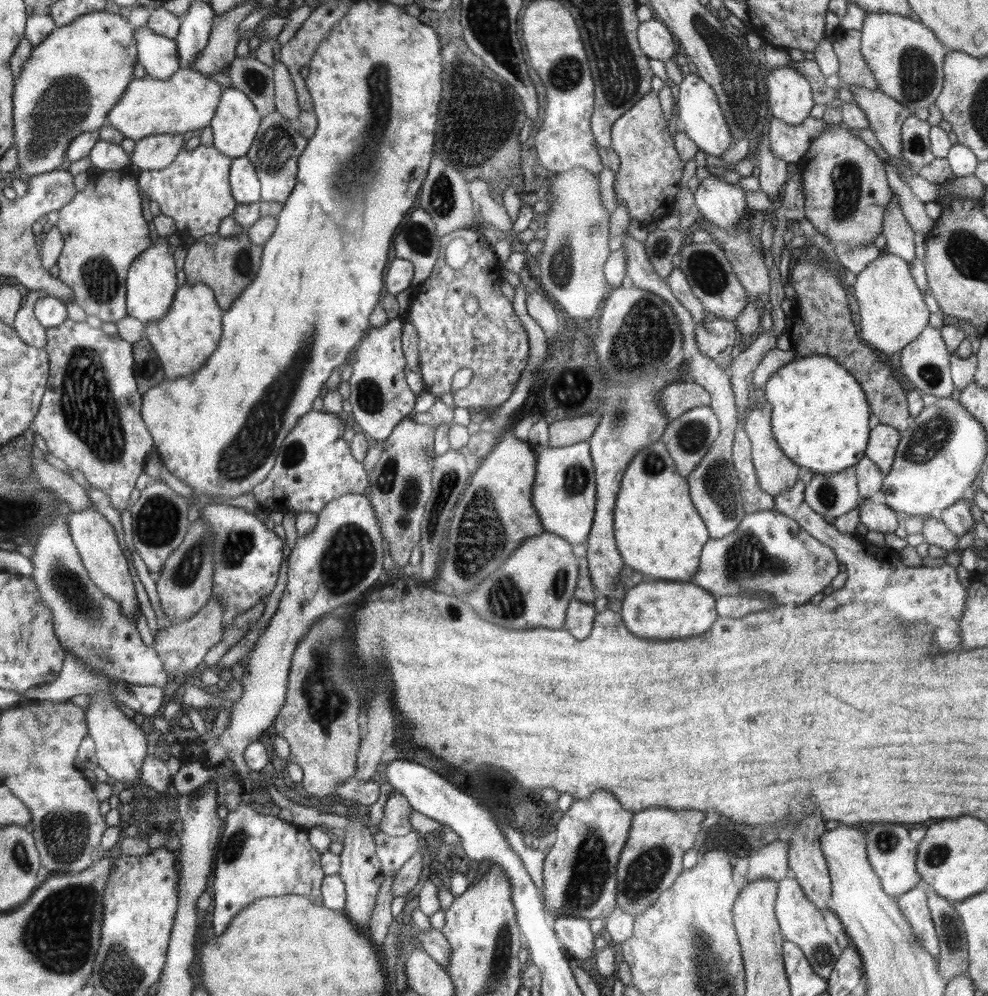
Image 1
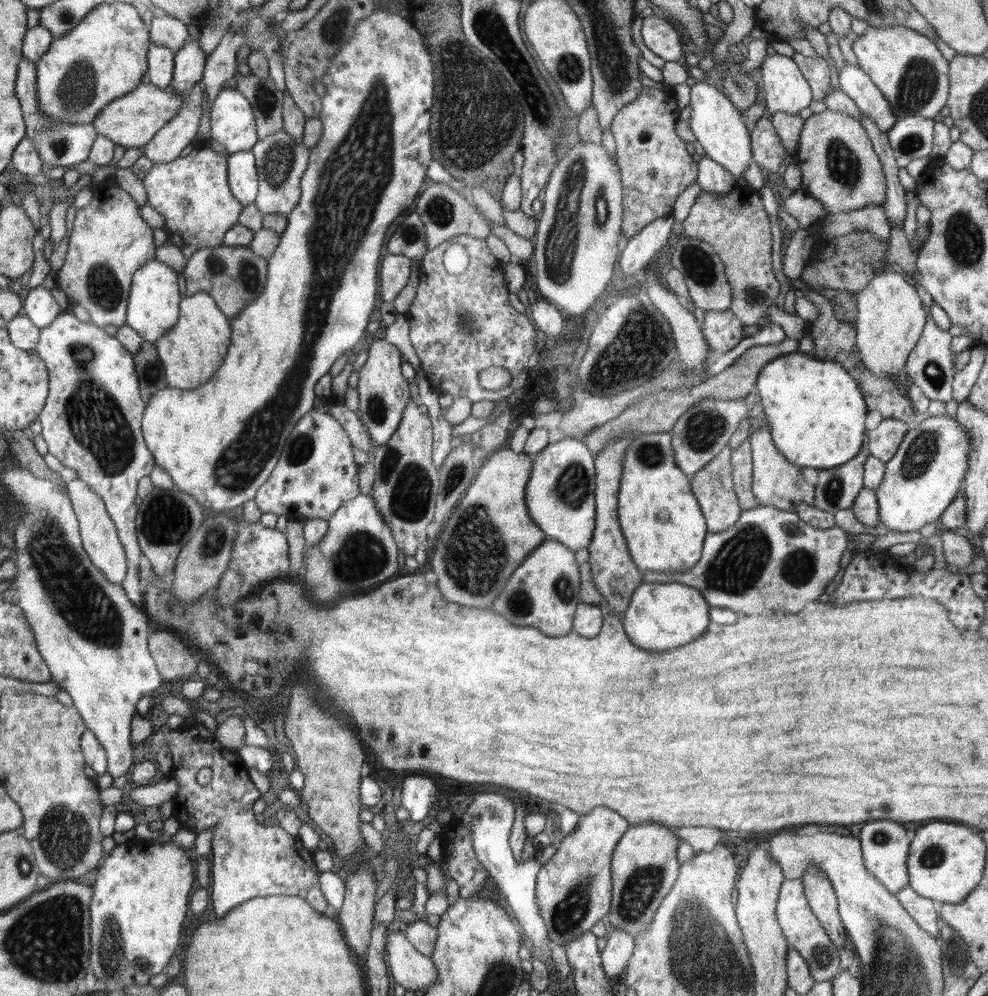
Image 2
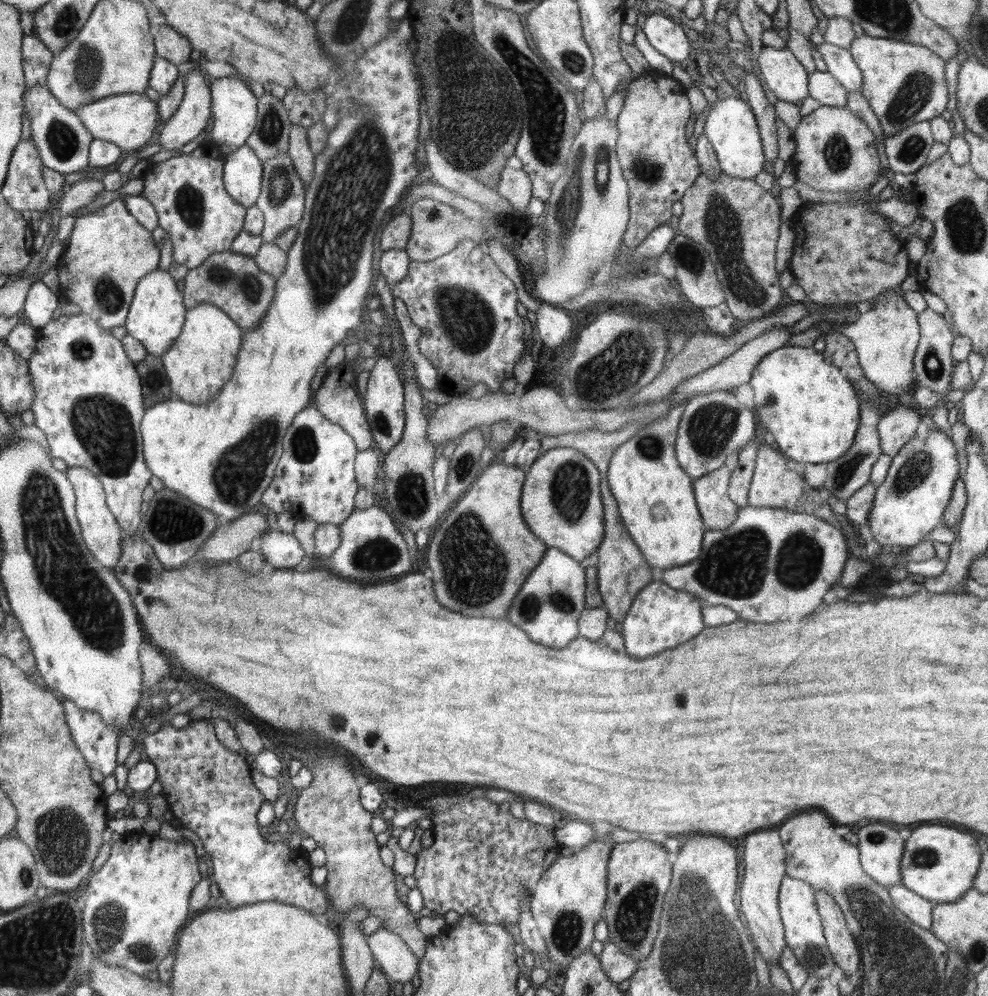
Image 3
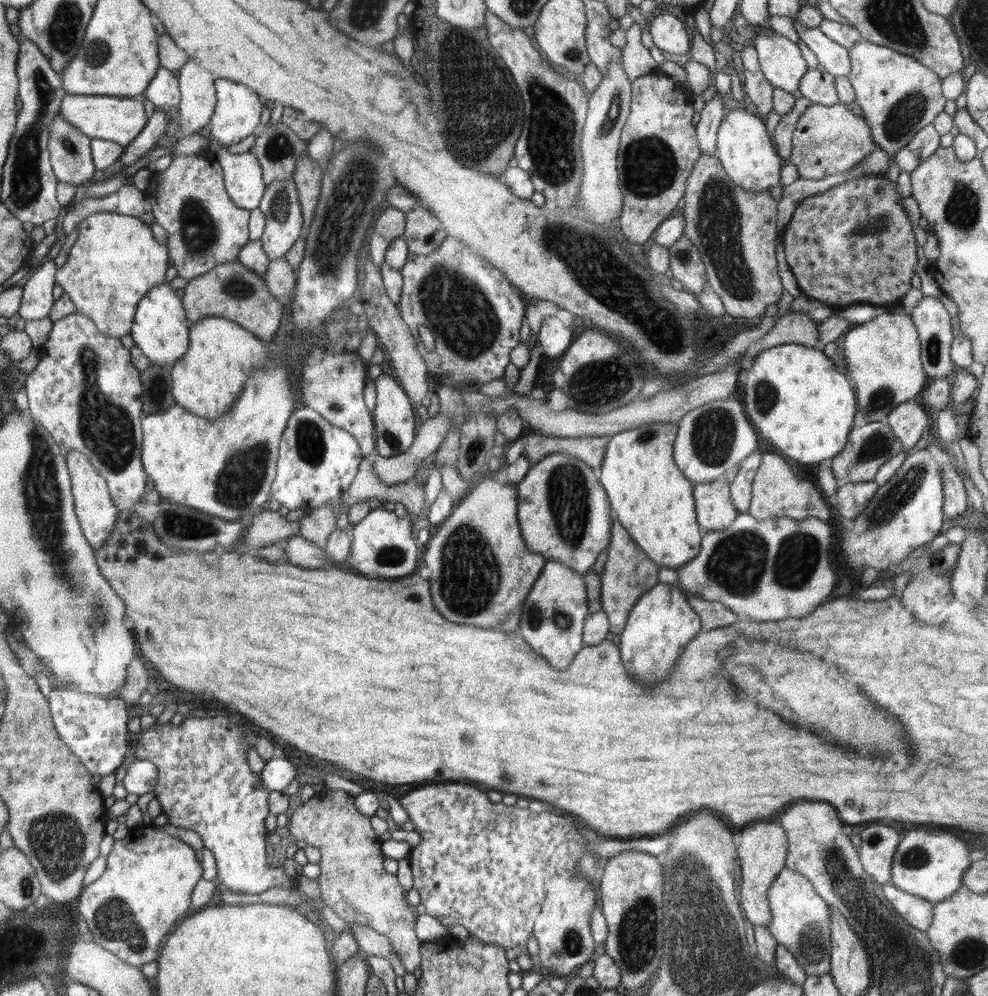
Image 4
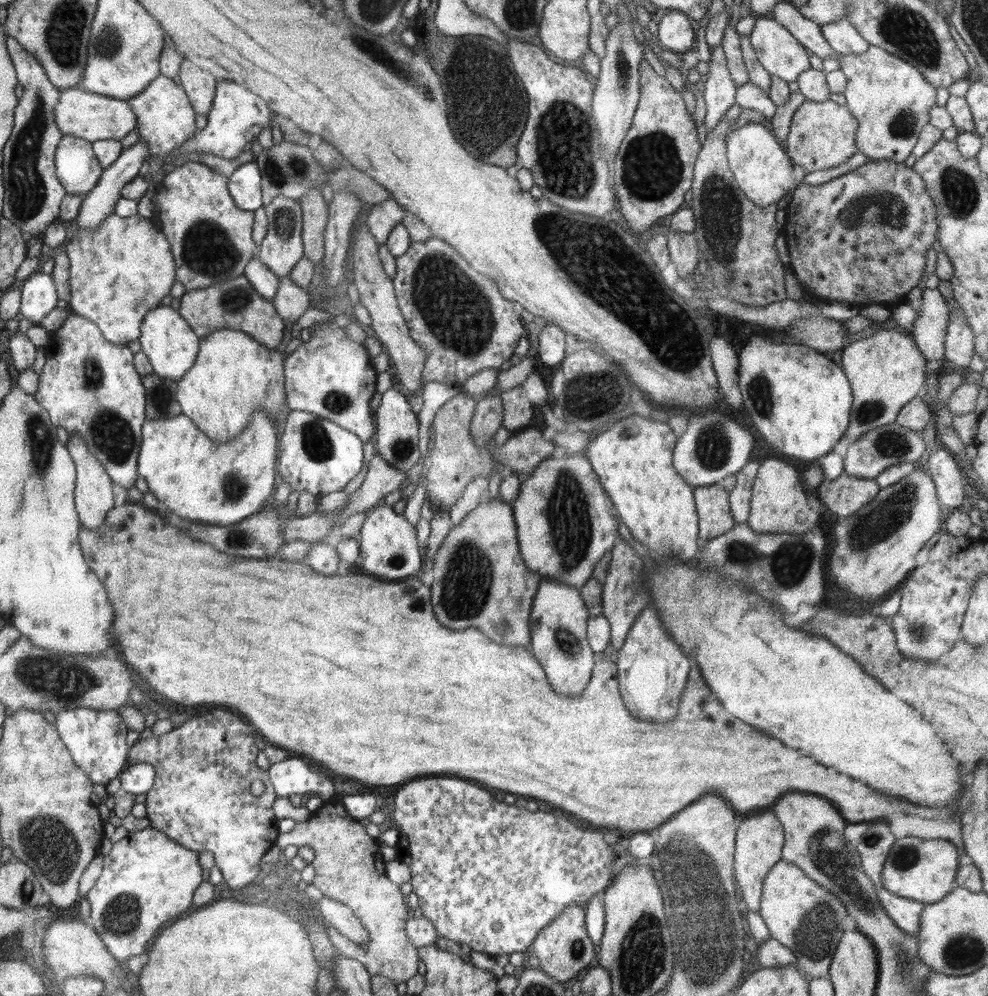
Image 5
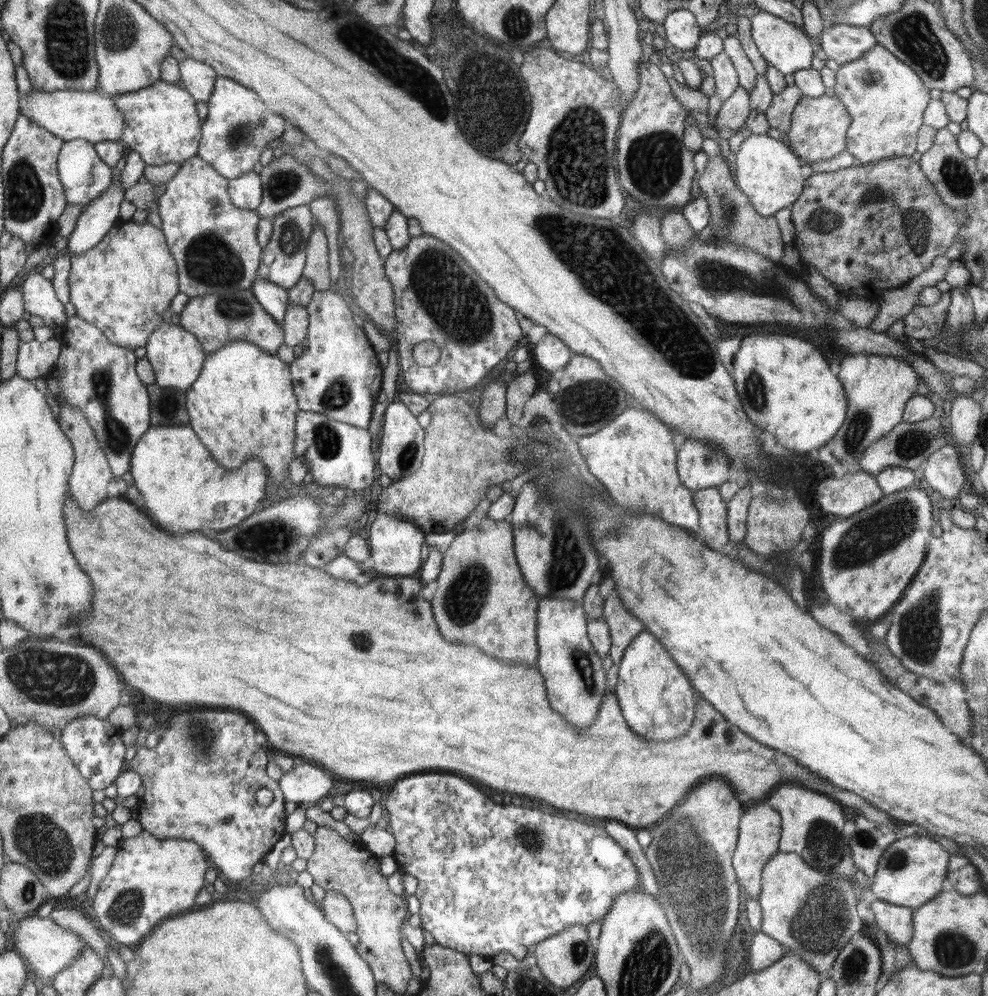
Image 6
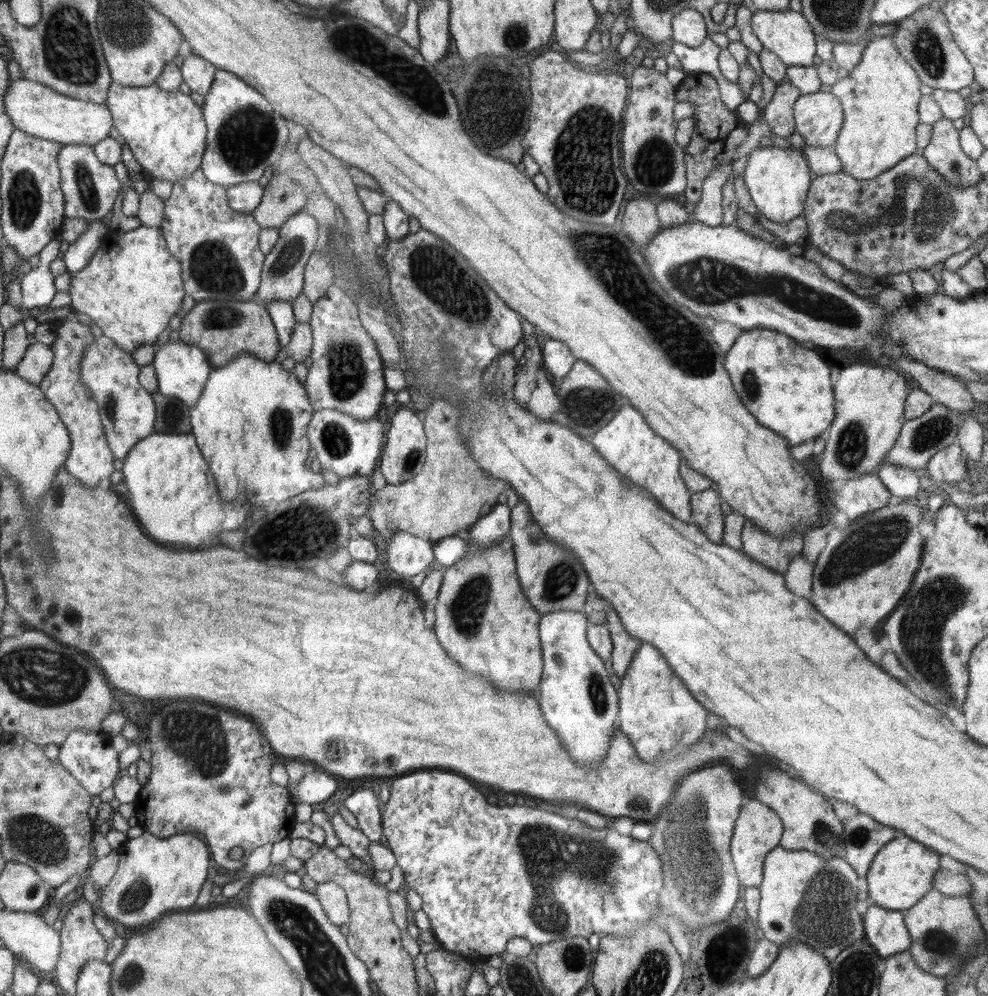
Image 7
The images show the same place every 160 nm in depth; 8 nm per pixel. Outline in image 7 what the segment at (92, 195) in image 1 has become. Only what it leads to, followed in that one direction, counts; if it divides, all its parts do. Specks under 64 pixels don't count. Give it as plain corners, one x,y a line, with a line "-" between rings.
140,225
129,231
112,227
88,264
78,272
68,273
71,276
69,294
73,311
90,316
104,336
111,338
116,346
130,354
140,346
153,346
158,335
166,330
170,318
182,312
185,292
181,266
167,249
167,242
158,226

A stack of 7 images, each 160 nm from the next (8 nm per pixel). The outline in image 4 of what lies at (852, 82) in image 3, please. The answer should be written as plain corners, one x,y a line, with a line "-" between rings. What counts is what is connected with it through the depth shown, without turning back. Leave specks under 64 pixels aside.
794,18
794,28
799,40
817,56
818,62
824,66
825,72
834,77
848,77
851,72
849,50
830,40
819,28
808,28

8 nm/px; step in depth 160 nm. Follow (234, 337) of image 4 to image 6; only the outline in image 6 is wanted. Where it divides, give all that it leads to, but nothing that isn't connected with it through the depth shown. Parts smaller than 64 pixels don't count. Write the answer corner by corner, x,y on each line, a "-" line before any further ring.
229,342
214,353
205,355
196,382
185,392
189,425
212,458
228,470
240,468
249,458
259,460
267,470
270,491
288,480
288,466
295,458
295,424
299,406
292,388
290,365
277,354
266,353
250,342

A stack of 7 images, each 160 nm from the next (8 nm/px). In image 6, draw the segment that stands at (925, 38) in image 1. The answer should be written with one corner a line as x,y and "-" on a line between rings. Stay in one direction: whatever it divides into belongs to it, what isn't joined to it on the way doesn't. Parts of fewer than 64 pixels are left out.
876,44
860,58
840,66
836,76
834,93
844,104
852,119
847,130
846,151
859,160
861,165
894,157
912,157
917,150
918,131
924,124
924,112
931,100
931,90
922,83
916,72
896,58
887,48

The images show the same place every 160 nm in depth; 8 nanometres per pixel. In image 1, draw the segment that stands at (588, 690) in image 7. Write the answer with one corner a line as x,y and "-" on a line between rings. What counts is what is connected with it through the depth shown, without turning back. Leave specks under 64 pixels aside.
544,531
538,536
527,538
518,550
480,586
478,592
472,590
466,602
488,622
504,628
530,630
534,628
563,629
569,602
574,598
579,575
579,558
573,554
573,546
561,536

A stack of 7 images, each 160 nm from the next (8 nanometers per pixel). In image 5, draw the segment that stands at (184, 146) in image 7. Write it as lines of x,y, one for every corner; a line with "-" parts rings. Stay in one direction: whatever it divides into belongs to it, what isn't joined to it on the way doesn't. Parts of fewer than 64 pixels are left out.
163,75
156,77
147,88
144,88
143,92
140,92
140,95
126,102
136,115
140,141
148,145
150,156
172,153
195,136
196,112
192,109
184,90
177,86
171,78

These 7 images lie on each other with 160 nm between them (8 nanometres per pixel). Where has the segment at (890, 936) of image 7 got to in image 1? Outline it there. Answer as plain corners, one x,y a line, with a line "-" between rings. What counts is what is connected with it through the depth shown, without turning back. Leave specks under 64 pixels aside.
916,886
895,899
904,916
909,920
921,947
925,948
926,952
937,962
939,940
931,917
927,894

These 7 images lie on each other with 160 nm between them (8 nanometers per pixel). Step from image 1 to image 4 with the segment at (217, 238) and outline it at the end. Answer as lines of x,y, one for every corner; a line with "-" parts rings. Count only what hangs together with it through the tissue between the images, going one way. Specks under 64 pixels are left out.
238,260
219,264
206,274
188,281
181,301
190,323
207,316
226,318
237,322
265,344
274,339
275,331
280,326
280,318
284,318
283,304
270,294
264,278

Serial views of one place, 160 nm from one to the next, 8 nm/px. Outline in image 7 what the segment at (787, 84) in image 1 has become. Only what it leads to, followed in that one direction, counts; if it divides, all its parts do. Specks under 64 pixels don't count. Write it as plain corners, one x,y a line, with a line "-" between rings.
792,9
780,12
757,10
752,15
751,27
757,39
763,44
763,48
779,56
787,67
814,66
814,59
817,55
815,34
801,12

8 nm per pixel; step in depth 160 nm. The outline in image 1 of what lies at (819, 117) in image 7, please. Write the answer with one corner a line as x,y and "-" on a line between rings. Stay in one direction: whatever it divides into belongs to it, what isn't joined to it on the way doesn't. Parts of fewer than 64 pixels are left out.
840,123
830,124
820,136
816,136
798,165
801,166
803,178
805,219
820,232
824,232
835,246
844,243
854,248
874,242
883,229
884,212
894,194
887,181
885,166
879,157
858,136
852,136
847,127

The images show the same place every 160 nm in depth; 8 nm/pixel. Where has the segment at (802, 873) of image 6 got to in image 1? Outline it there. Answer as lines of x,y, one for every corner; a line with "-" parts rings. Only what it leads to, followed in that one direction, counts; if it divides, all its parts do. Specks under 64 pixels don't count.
786,877
778,882
775,915
783,938
797,944
810,963
812,970
820,978
828,980
842,950
836,943
834,935
826,929
820,909
806,898
796,879

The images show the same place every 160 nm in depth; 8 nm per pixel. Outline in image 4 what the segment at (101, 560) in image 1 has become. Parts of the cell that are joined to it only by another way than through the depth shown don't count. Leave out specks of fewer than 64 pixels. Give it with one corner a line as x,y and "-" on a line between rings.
69,450
65,459
71,478
71,491
75,504
75,513
81,524
84,536
87,538
90,546
97,551
104,546
104,541
110,536
117,519
118,510
110,496
107,482
92,466
86,455
75,450

